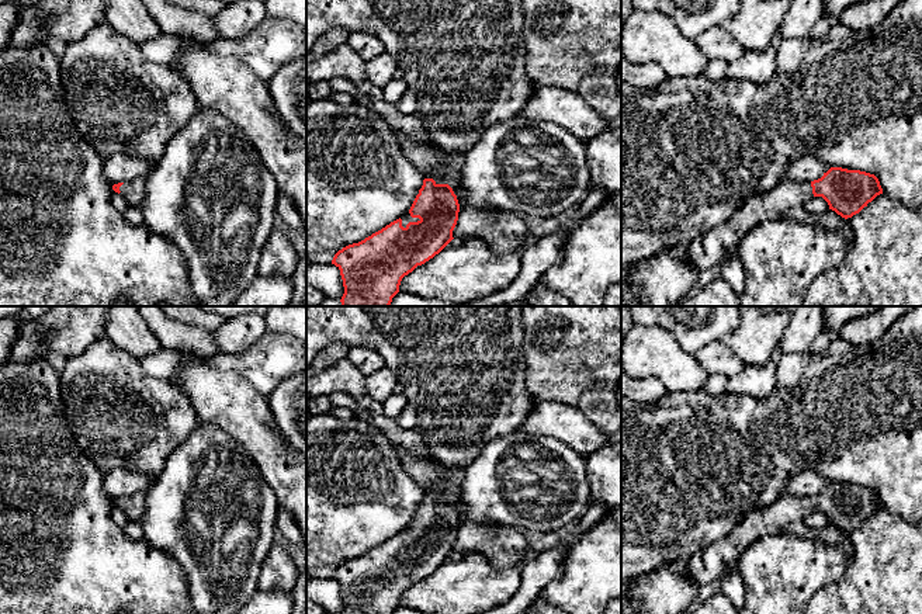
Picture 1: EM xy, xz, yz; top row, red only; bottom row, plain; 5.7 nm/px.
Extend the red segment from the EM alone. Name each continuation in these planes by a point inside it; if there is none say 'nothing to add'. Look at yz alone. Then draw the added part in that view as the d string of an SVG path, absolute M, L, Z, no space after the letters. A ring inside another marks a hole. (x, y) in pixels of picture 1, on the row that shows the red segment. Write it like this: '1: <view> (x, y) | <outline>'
1: yz (710, 249) | M783 178L774 188L749 197L727 222L693 240L686 247L686 257L700 273L721 264L758 223L783 219L790 208L800 207L810 198L814 198L810 181Z

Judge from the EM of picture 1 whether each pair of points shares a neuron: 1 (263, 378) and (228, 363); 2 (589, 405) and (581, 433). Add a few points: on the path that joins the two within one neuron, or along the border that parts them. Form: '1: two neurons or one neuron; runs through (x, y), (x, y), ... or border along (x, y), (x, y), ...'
1: one neuron; runs through (255, 370), (248, 363), (236, 363)
2: two neurons; border along (555, 401), (575, 406), (606, 437)

